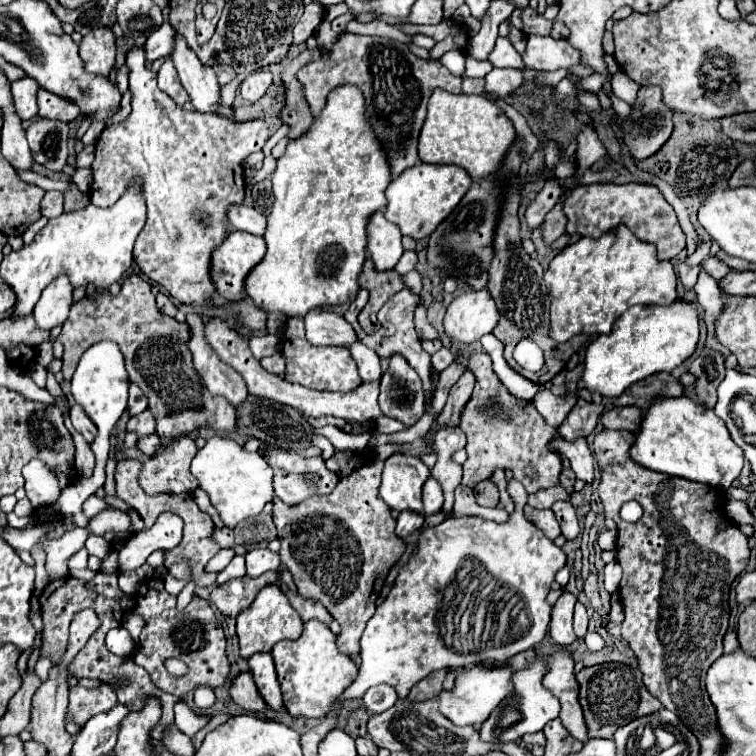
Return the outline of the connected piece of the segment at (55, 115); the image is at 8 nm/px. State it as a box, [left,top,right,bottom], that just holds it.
[38,89,80,123]

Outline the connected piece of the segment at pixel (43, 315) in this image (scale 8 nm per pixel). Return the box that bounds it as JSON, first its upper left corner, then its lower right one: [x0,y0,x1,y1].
[34,275,74,331]

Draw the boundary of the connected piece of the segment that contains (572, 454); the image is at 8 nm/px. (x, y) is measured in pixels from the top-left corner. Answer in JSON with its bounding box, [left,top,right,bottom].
[550,437,594,485]

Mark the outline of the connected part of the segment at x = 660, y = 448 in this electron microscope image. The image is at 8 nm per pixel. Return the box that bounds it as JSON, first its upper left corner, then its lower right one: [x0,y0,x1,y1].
[630,397,744,489]

